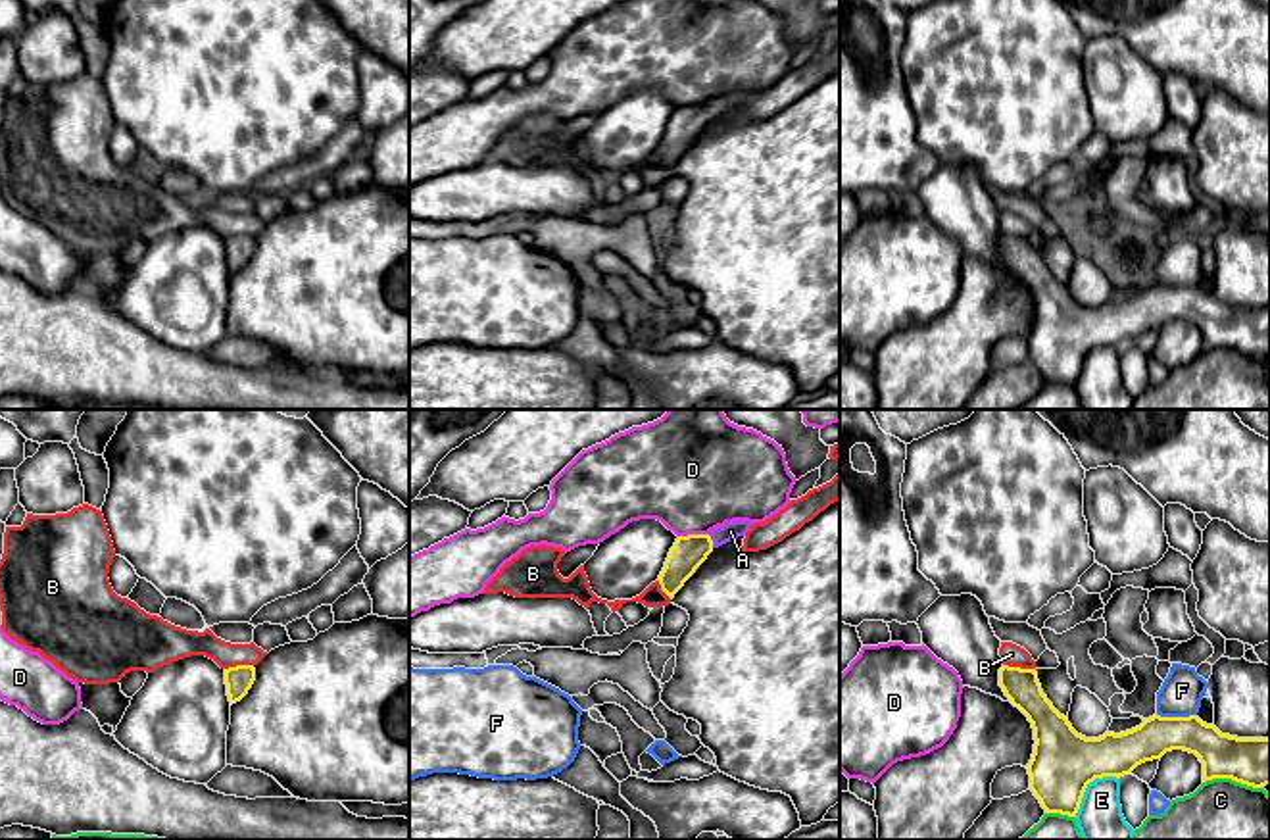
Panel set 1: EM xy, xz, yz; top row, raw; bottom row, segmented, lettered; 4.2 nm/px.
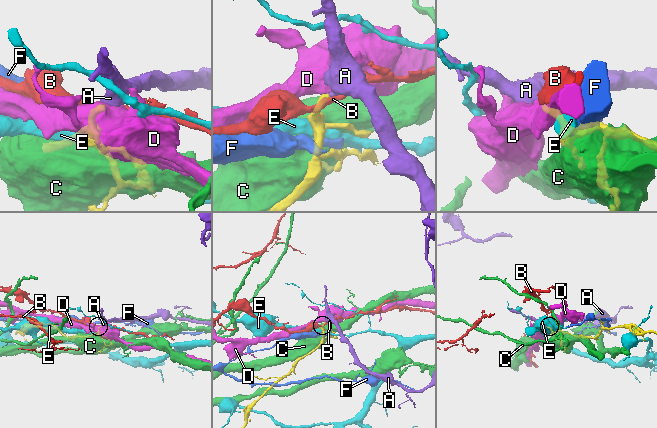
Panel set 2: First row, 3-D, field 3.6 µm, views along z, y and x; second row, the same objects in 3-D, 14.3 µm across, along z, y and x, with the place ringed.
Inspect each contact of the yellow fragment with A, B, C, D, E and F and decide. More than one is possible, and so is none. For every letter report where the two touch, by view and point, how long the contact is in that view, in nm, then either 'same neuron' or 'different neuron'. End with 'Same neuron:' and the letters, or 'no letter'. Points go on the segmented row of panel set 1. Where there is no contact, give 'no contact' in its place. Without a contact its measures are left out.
A: meets yellow in xz at (711, 541); contact 60 nm long; same neuron
B: meets yellow in yz at (1019, 667); contact 140 nm long; different neuron
C: meets yellow in yz at (1232, 779); contact 260 nm long; different neuron
D: meets yellow in xz at (692, 535); contact 130 nm long; different neuron
E: meets yellow in yz at (1086, 787); contact 260 nm long; different neuron
F: meets yellow in yz at (1176, 717); contact 170 nm long; different neuron
Same neuron: A

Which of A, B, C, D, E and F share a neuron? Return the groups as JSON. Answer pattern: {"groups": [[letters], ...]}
{"groups": [["A"], ["B"], ["C"], ["D"], ["E"], ["F"]]}

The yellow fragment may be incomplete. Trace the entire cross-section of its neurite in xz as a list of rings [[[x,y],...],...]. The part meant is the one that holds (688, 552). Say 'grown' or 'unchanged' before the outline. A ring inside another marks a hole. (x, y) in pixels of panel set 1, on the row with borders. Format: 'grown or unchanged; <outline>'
grown; [[[734,521],[711,531],[709,534],[678,536],[657,579],[661,590],[672,600],[715,548],[738,536],[745,536],[749,529],[751,523]]]

